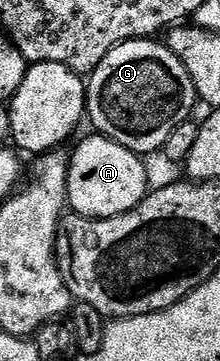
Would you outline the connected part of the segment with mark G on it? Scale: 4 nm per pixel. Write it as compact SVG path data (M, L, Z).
M141 39L139 41L127 41L122 43L118 47L114 47L106 55L106 59L102 59L102 63L98 63L98 67L93 69L90 76L86 81L86 117L92 125L97 134L102 137L108 137L111 141L116 141L122 147L129 149L131 153L139 153L141 155L147 155L155 151L163 150L166 139L170 139L170 134L174 131L174 127L182 127L182 123L186 123L193 116L192 108L198 105L198 98L196 95L196 88L194 83L190 79L190 75L186 71L186 67L181 63L175 55L172 54L172 50L168 48L167 44L161 43L156 39Z

